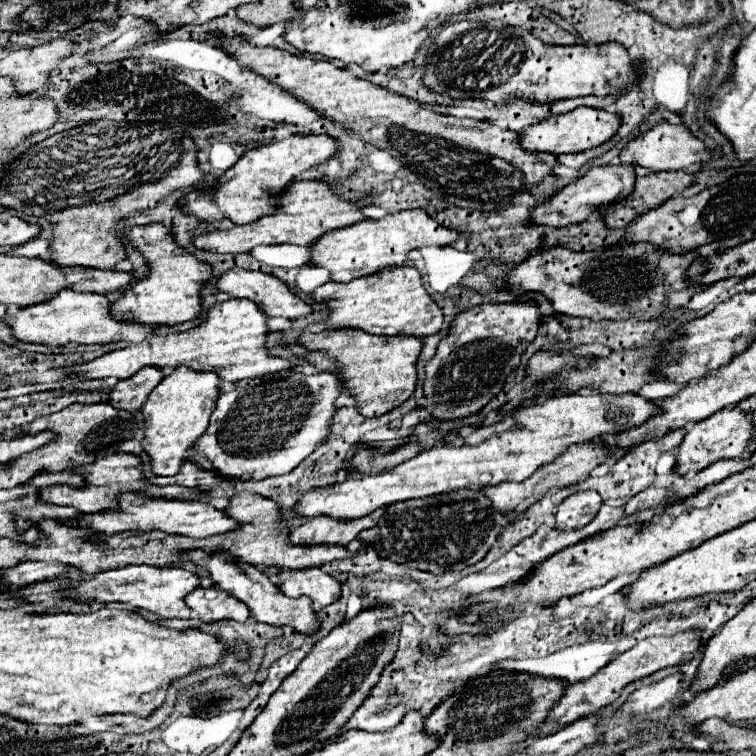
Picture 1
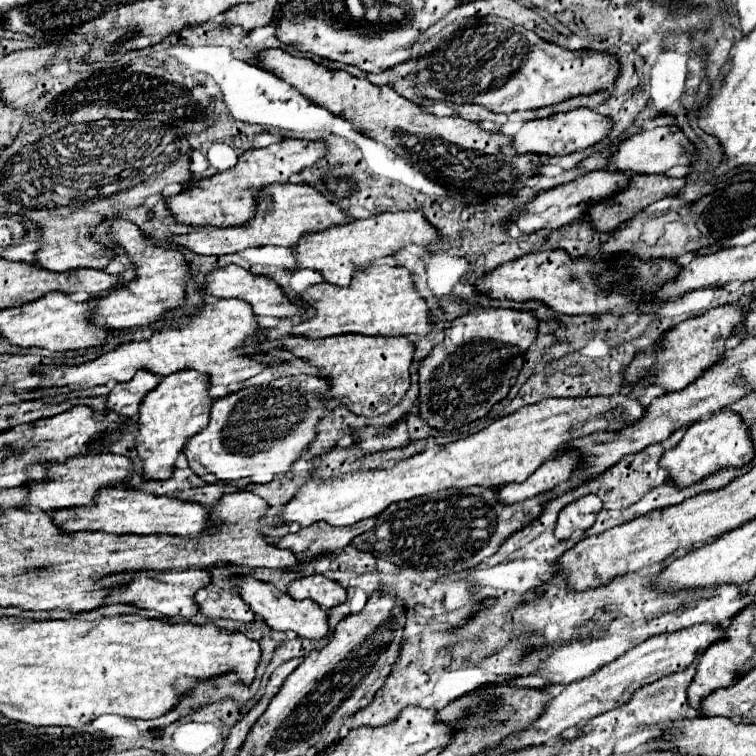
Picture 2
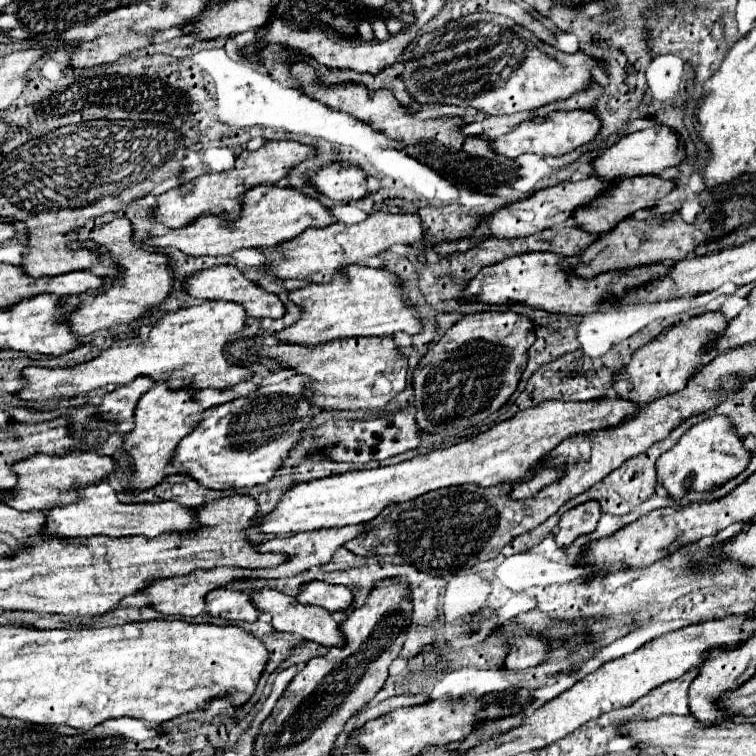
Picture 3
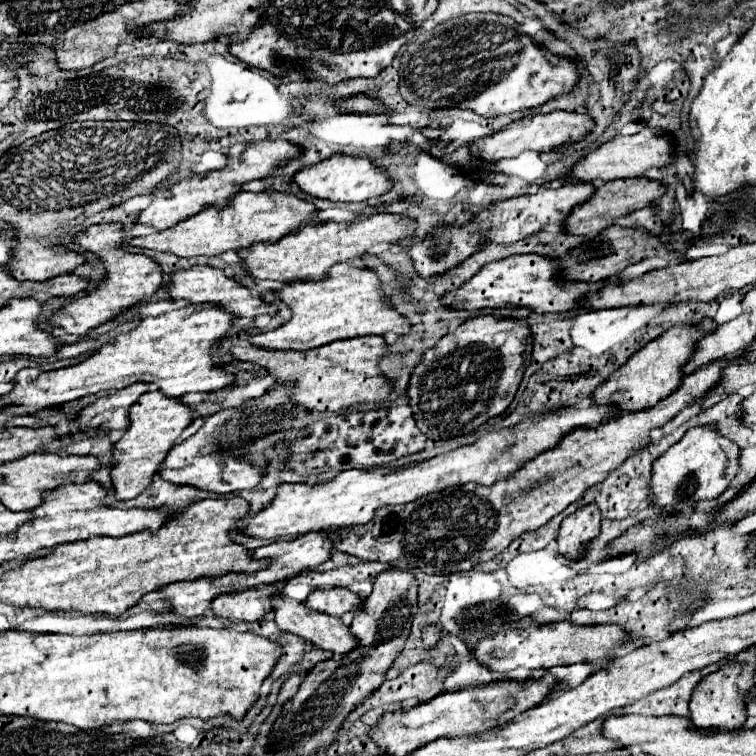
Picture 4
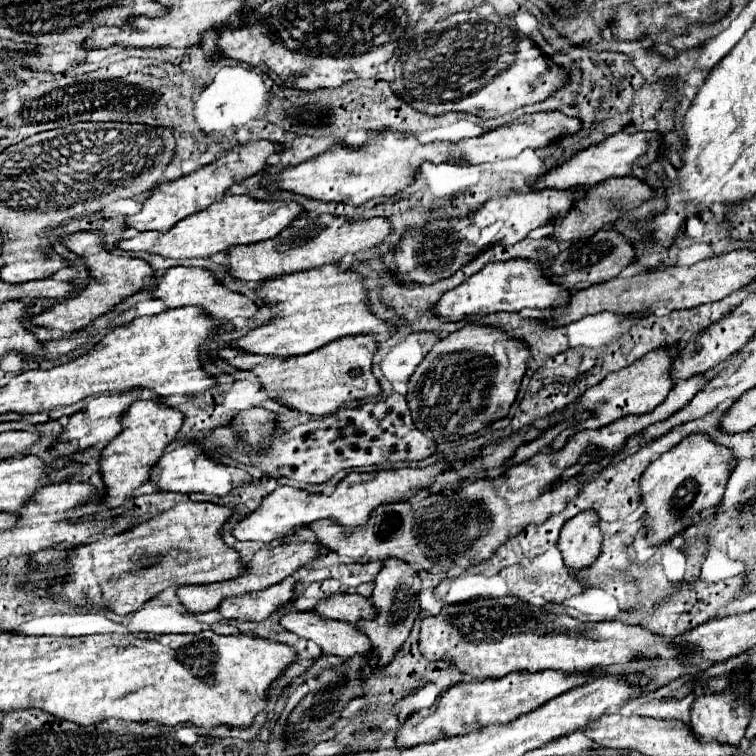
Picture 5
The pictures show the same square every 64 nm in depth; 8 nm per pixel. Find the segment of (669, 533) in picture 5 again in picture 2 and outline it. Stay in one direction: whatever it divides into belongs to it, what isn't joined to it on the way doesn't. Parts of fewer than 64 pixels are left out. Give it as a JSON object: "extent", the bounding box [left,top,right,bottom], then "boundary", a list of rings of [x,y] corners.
{"extent":[660,410,754,486],"boundary":[[[722,410],[712,414],[708,420],[700,420],[694,422],[684,438],[678,442],[676,448],[668,450],[660,464],[664,464],[668,468],[668,478],[674,480],[680,486],[690,486],[698,480],[702,480],[702,476],[708,476],[724,466],[742,466],[748,464],[754,456],[754,442],[752,438],[748,438],[748,426],[744,424],[742,416],[738,416],[732,410]]]}

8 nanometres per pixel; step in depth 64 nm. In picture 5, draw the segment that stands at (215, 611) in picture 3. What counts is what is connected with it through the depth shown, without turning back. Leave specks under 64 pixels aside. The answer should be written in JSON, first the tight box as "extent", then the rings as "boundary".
{"extent":[218,576,296,622],"boundary":[[[288,576],[282,582],[268,586],[258,592],[248,592],[244,596],[234,596],[222,600],[218,606],[218,612],[228,620],[250,620],[250,622],[262,622],[266,620],[280,604],[286,604],[292,600],[296,578]]]}

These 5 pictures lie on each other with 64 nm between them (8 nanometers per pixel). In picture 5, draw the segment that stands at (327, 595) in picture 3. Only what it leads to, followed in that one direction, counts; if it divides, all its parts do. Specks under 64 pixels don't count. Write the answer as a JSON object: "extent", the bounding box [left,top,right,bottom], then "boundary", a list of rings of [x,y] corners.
{"extent":[316,594,376,622],"boundary":[[[332,594],[328,598],[322,598],[316,604],[316,612],[324,618],[346,622],[358,622],[360,618],[370,620],[376,616],[376,608],[372,608],[370,598],[364,598],[360,594]]]}

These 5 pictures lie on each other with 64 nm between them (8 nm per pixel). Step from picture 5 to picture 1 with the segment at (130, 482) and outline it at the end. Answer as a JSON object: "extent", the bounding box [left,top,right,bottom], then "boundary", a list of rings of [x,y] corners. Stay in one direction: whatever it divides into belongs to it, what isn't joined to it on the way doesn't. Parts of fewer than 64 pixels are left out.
{"extent":[142,366,220,476],"boundary":[[[178,366],[170,374],[166,374],[164,380],[152,390],[142,410],[146,420],[142,446],[152,458],[154,474],[174,476],[180,472],[186,452],[208,428],[210,414],[214,412],[216,400],[220,396],[218,384],[220,384],[220,376],[216,372],[196,372],[192,368]]]}

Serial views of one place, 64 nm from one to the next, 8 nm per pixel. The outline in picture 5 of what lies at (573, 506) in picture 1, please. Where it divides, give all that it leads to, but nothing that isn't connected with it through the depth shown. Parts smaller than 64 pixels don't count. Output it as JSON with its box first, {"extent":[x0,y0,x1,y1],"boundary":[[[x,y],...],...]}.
{"extent":[558,510,602,568],"boundary":[[[582,510],[562,526],[558,548],[566,566],[584,568],[596,560],[602,544],[598,522],[596,510]]]}

